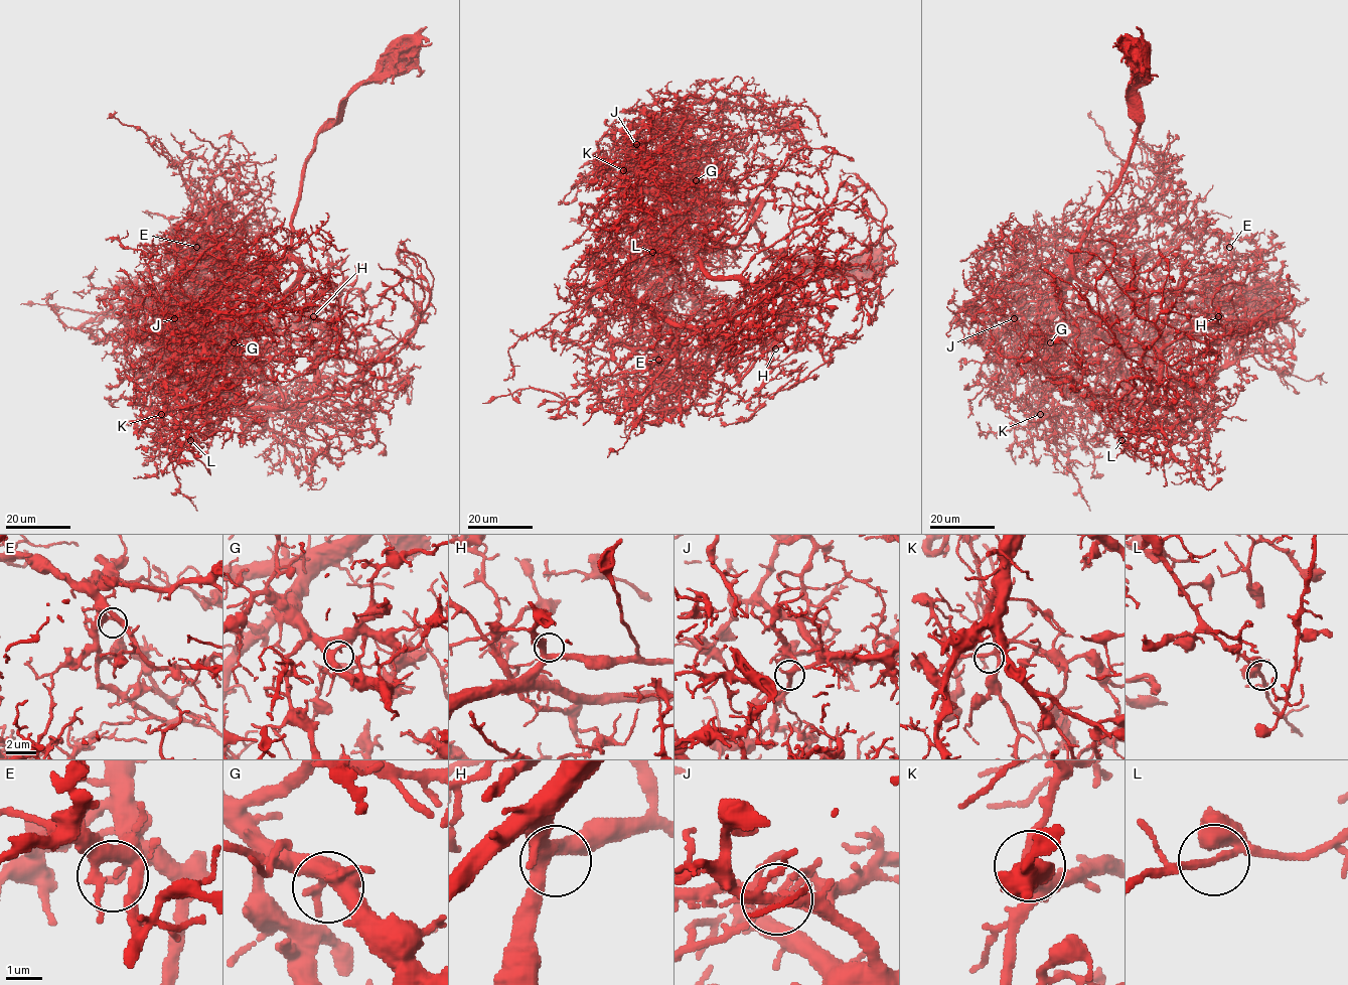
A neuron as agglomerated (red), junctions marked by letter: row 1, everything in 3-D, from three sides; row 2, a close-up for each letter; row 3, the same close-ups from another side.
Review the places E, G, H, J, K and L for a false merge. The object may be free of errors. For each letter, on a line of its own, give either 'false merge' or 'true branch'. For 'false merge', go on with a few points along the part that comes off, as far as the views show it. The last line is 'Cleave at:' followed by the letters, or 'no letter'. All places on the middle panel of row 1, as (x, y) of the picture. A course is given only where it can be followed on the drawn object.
E: true branch
G: true branch
H: true branch
J: true branch
K: true branch
L: true branch
Cleave at: no letter

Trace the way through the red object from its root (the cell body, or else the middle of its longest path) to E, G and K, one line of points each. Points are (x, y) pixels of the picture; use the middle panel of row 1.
E: (864, 264), (783, 269), (765, 255), (748, 205), (702, 201), (666, 240), (656, 329), (642, 330), (658, 360)
G: (864, 264), (783, 269), (765, 255), (748, 205), (704, 202), (671, 186), (674, 172), (696, 180)
K: (864, 264), (856, 263), (848, 271), (783, 269), (765, 255), (748, 205), (661, 193), (623, 170)

